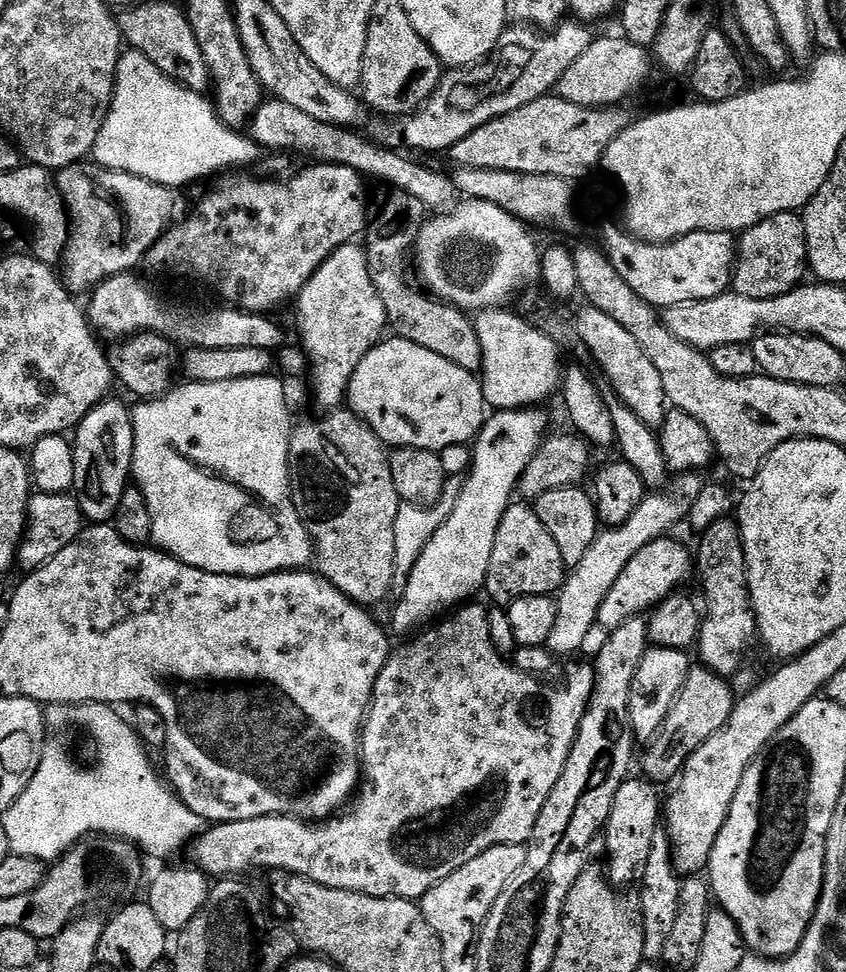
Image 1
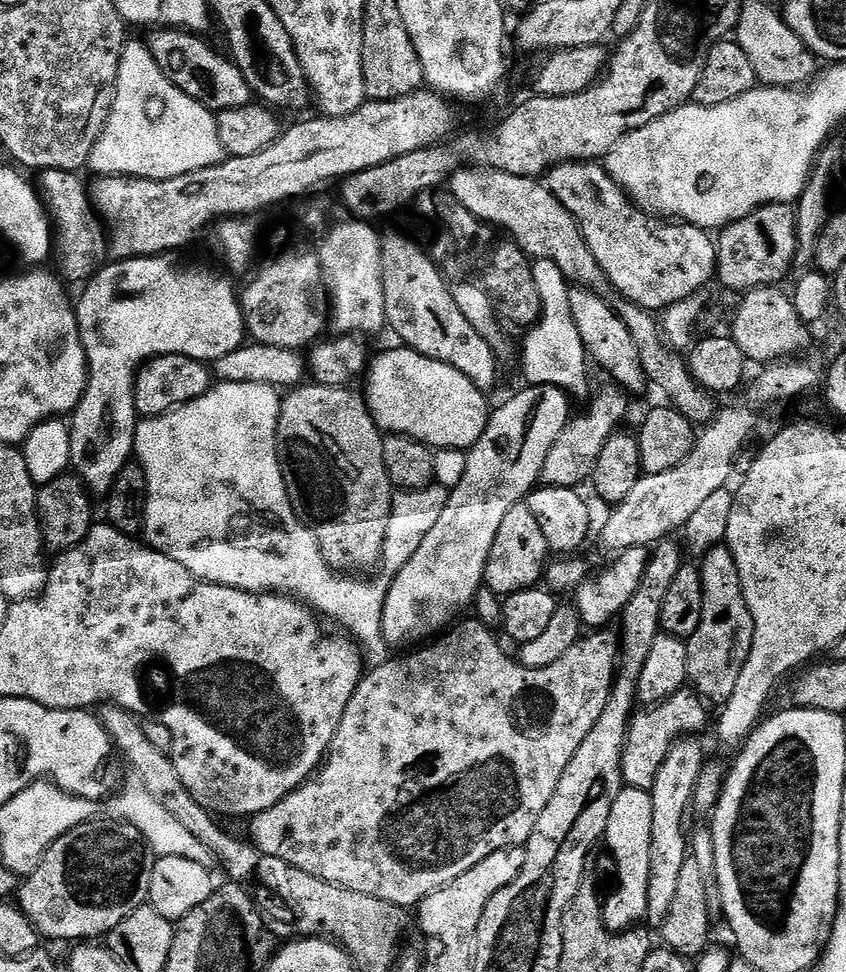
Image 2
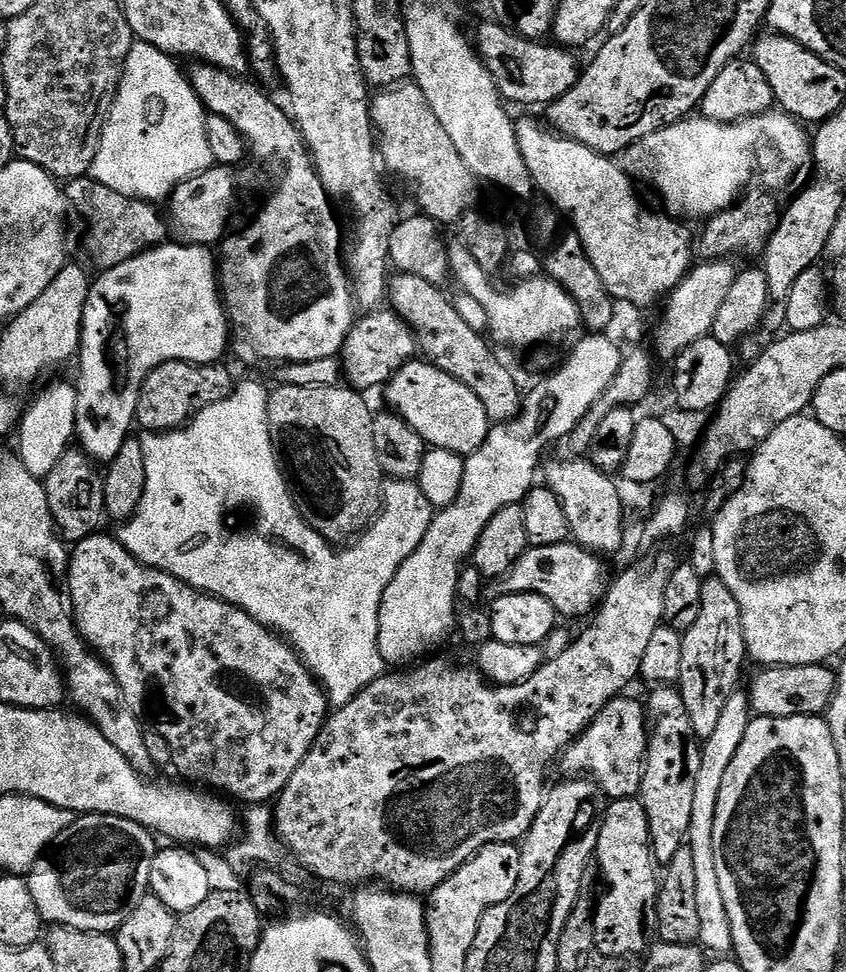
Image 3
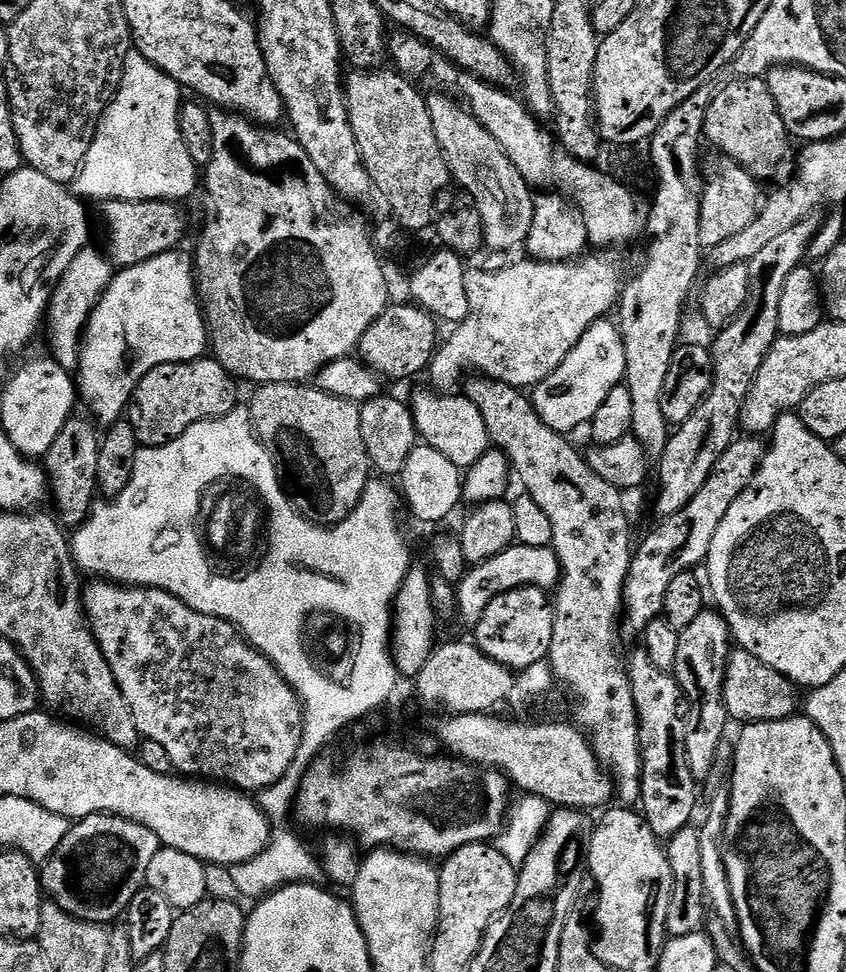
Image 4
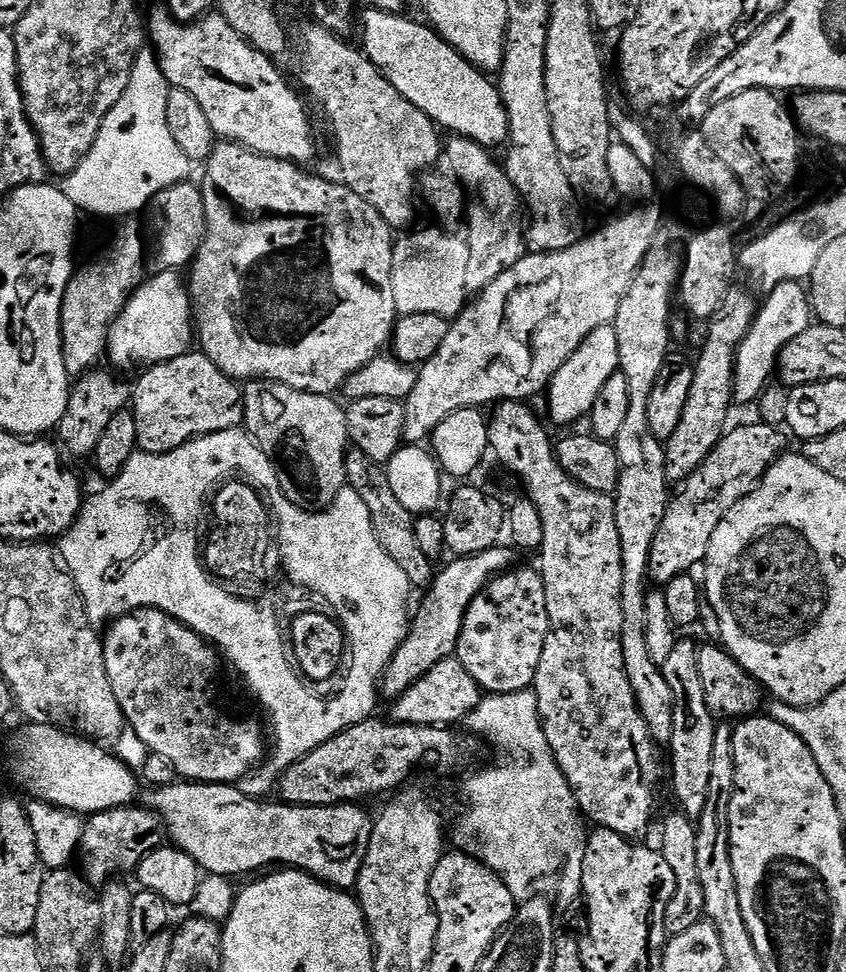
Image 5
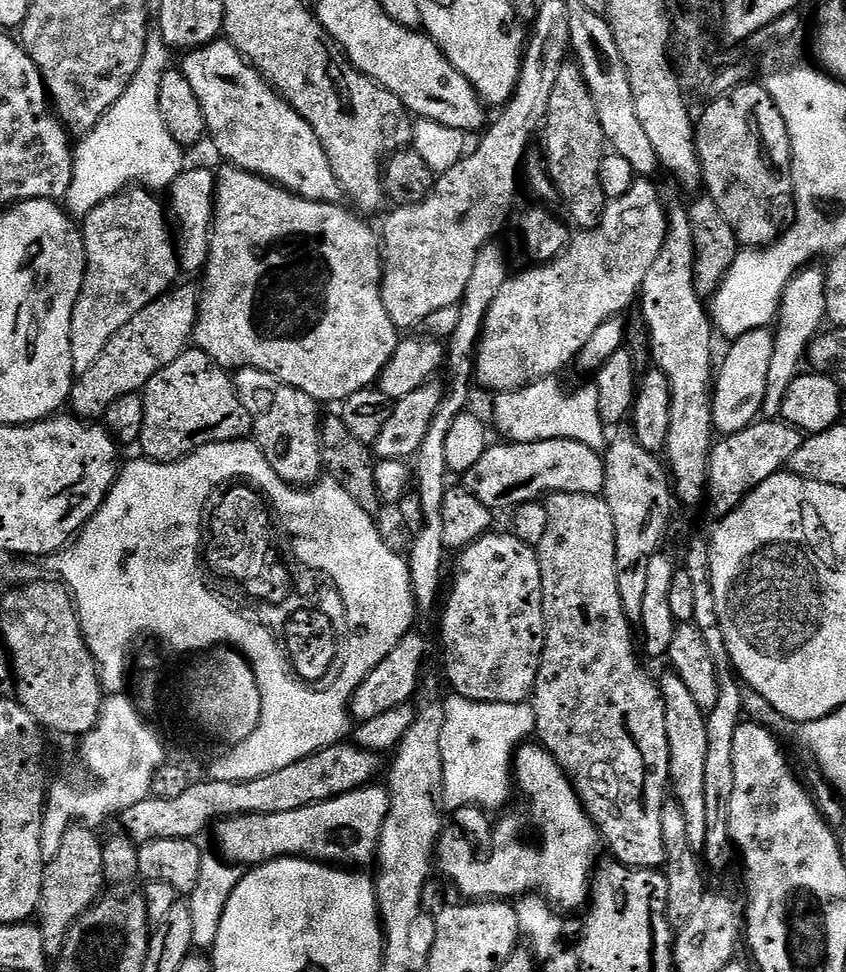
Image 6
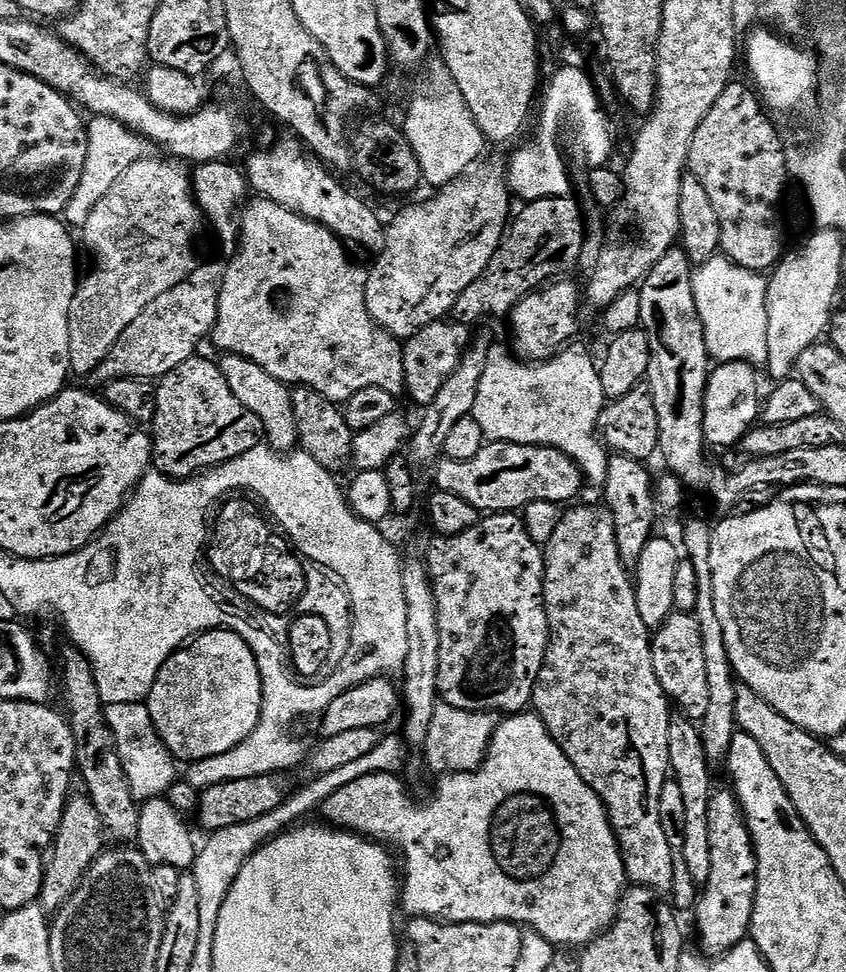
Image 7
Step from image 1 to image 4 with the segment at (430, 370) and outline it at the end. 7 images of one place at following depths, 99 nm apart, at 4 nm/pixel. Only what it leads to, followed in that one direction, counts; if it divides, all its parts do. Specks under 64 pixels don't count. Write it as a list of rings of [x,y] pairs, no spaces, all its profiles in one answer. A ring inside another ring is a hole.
[[[436,390],[416,392],[410,399],[412,417],[416,423],[419,439],[429,444],[438,454],[446,454],[454,466],[467,470],[490,451],[490,441],[486,422],[482,422],[482,414],[478,414],[478,406],[468,400],[467,395],[441,394]]]

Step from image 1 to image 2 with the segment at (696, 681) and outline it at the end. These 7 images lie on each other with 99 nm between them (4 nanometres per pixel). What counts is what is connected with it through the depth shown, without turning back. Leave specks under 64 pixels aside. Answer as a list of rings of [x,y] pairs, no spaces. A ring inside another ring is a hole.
[[[681,690],[674,693],[669,700],[661,700],[655,706],[648,706],[640,711],[633,715],[628,725],[620,775],[627,787],[650,790],[654,786],[654,778],[658,778],[658,770],[662,770],[662,762],[666,762],[666,754],[672,743],[686,736],[700,734],[708,724],[710,708],[695,691]]]

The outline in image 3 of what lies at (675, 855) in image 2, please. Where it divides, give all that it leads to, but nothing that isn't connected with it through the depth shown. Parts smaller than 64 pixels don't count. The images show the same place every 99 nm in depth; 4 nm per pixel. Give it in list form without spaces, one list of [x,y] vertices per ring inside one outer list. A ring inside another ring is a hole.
[[[656,686],[651,691],[646,699],[646,711],[649,721],[654,723],[648,737],[648,754],[644,757],[644,777],[638,799],[646,810],[653,857],[657,865],[667,866],[670,858],[685,847],[688,838],[694,786],[702,766],[702,740],[690,722],[679,687]]]

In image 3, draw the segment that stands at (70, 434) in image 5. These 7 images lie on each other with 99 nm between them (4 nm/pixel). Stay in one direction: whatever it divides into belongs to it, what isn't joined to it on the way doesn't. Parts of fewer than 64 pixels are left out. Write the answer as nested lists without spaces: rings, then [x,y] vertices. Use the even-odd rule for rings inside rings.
[[[70,446],[62,454],[62,458],[58,458],[54,470],[50,470],[50,474],[46,474],[42,479],[52,521],[56,523],[56,531],[65,541],[82,541],[99,529],[96,527],[99,526],[100,520],[105,519],[104,478],[91,456],[87,456],[79,447]]]

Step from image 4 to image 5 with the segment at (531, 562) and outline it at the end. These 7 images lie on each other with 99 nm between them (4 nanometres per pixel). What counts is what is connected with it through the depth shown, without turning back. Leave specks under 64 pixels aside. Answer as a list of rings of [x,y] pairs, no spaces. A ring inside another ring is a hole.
[[[497,546],[473,556],[449,559],[449,564],[433,575],[431,586],[423,593],[424,601],[421,602],[420,609],[417,612],[415,609],[411,617],[408,635],[386,666],[382,677],[383,695],[385,692],[388,698],[395,698],[406,694],[406,690],[410,690],[410,686],[414,686],[418,678],[430,674],[430,670],[434,670],[438,662],[455,657],[458,638],[462,634],[462,622],[466,618],[470,602],[488,585],[492,577],[509,571],[517,563],[517,553],[511,547],[504,547]]]

